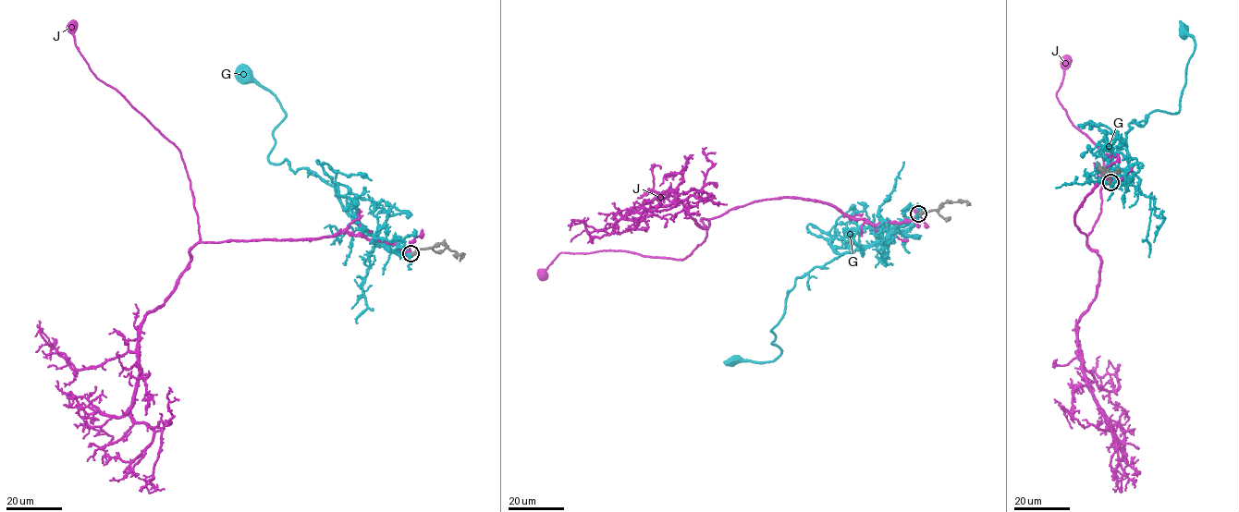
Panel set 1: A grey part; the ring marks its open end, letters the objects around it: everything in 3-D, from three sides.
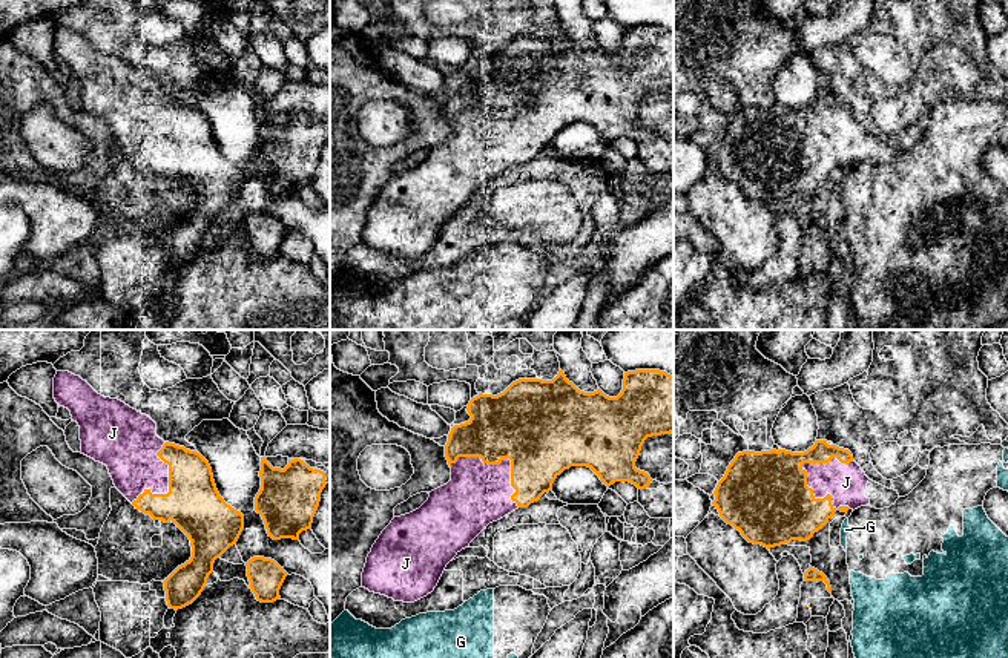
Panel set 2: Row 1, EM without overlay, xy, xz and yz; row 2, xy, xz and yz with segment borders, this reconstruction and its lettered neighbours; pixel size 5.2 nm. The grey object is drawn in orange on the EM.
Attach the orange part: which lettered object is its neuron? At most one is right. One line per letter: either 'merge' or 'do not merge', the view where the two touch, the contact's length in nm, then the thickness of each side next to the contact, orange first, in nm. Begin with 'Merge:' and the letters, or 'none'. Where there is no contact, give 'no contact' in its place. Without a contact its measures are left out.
Merge: J
G: do not merge | no contact
J: merge | yz | 360 nm | 420/200 nm

